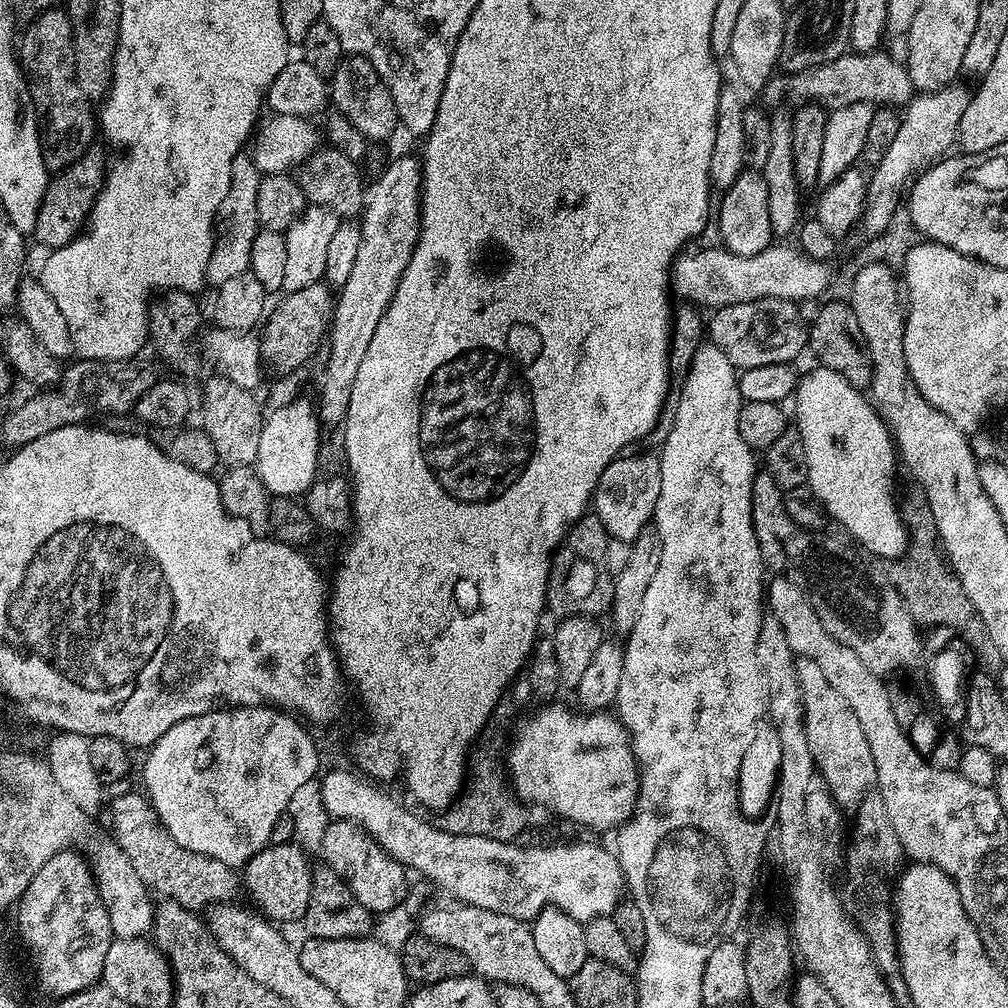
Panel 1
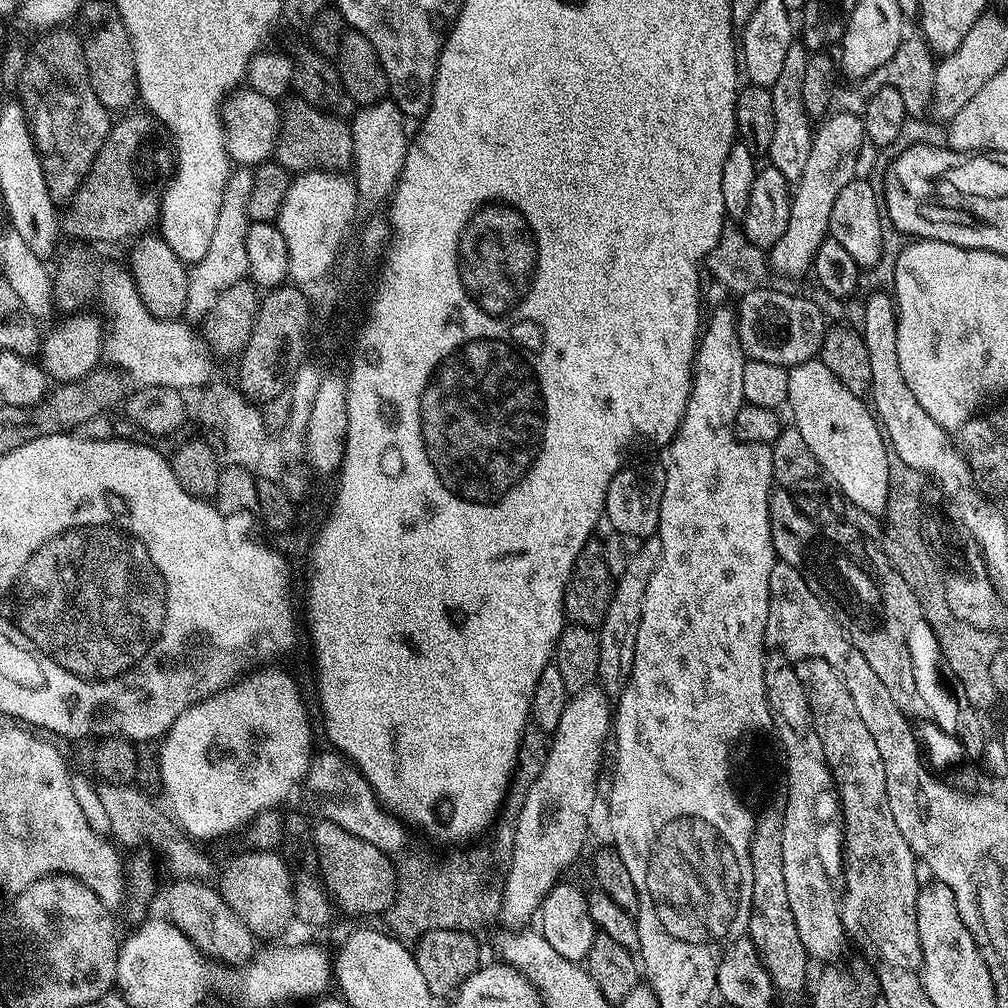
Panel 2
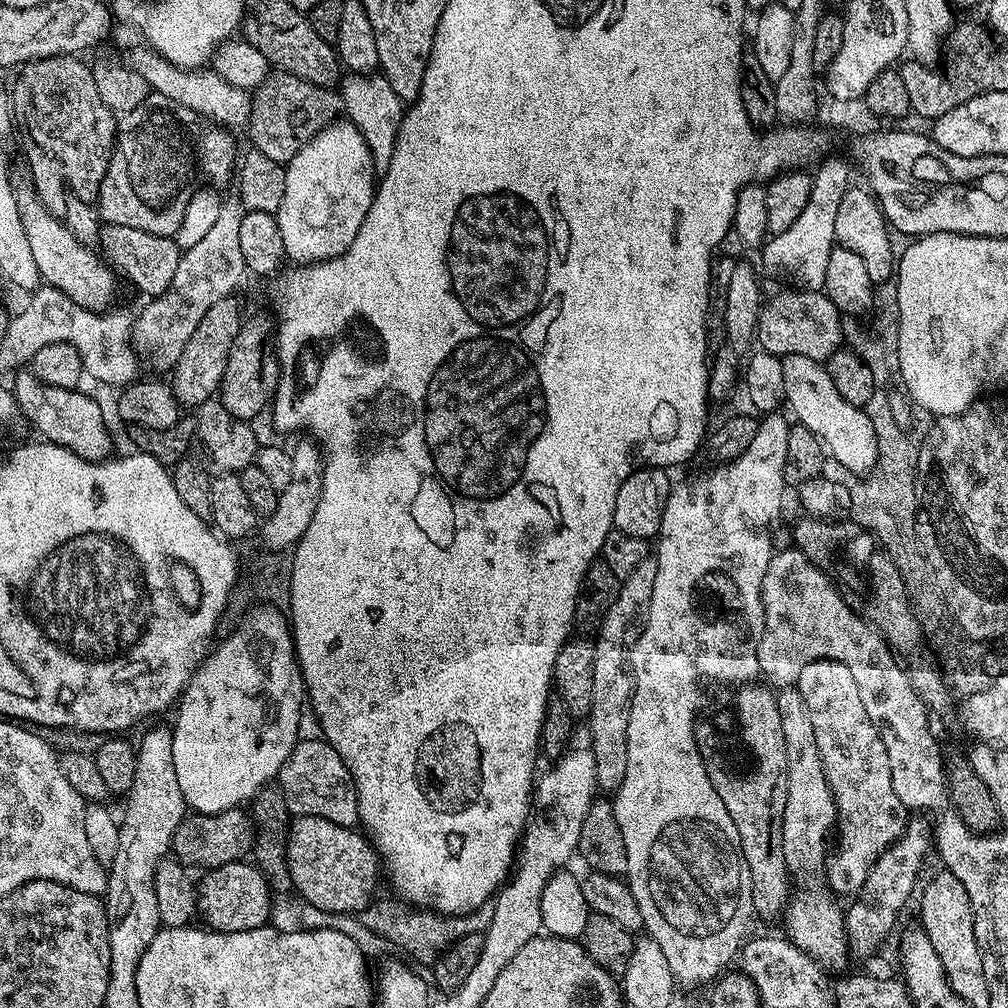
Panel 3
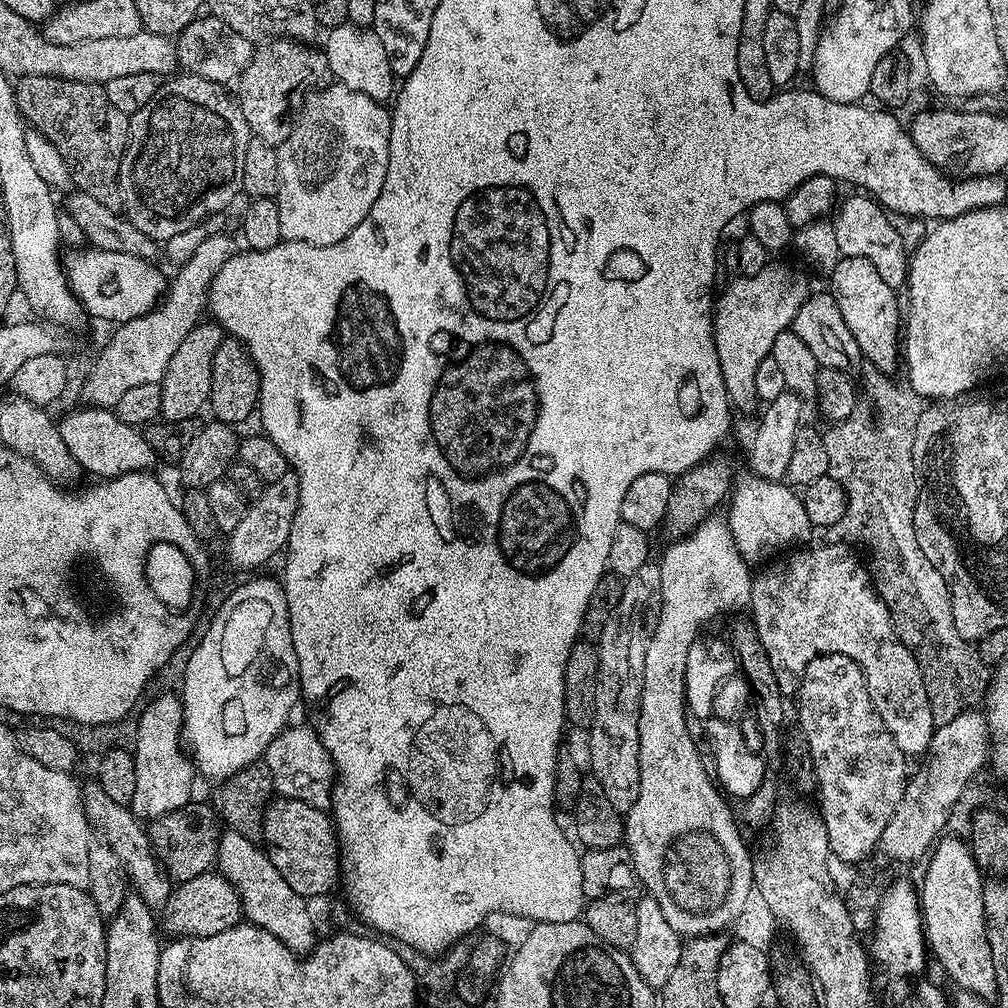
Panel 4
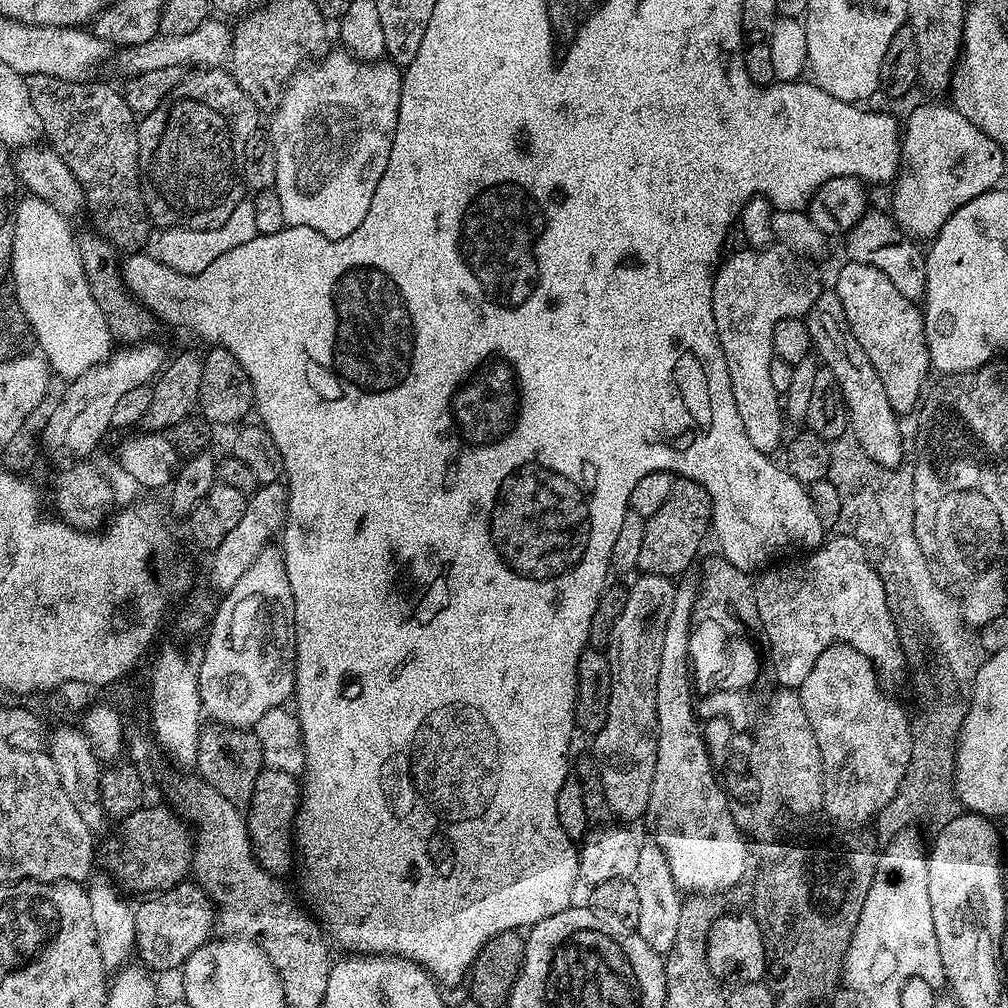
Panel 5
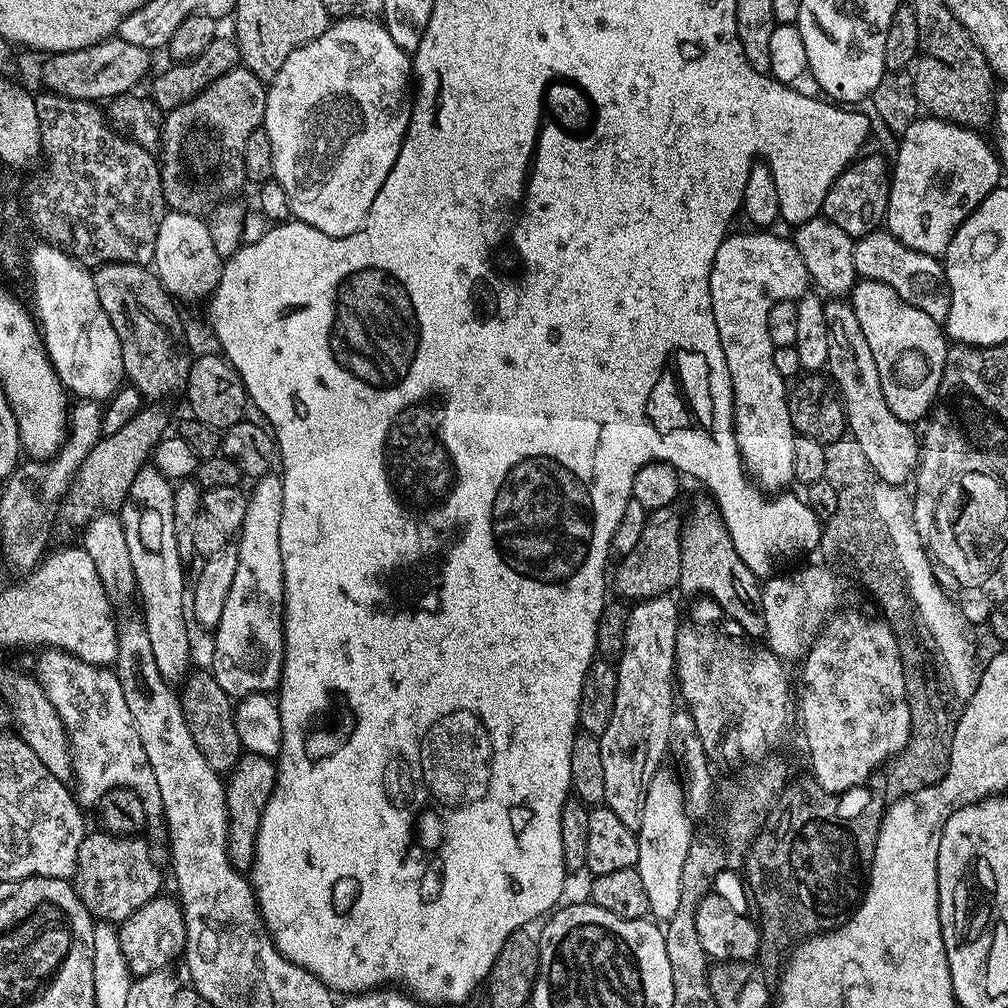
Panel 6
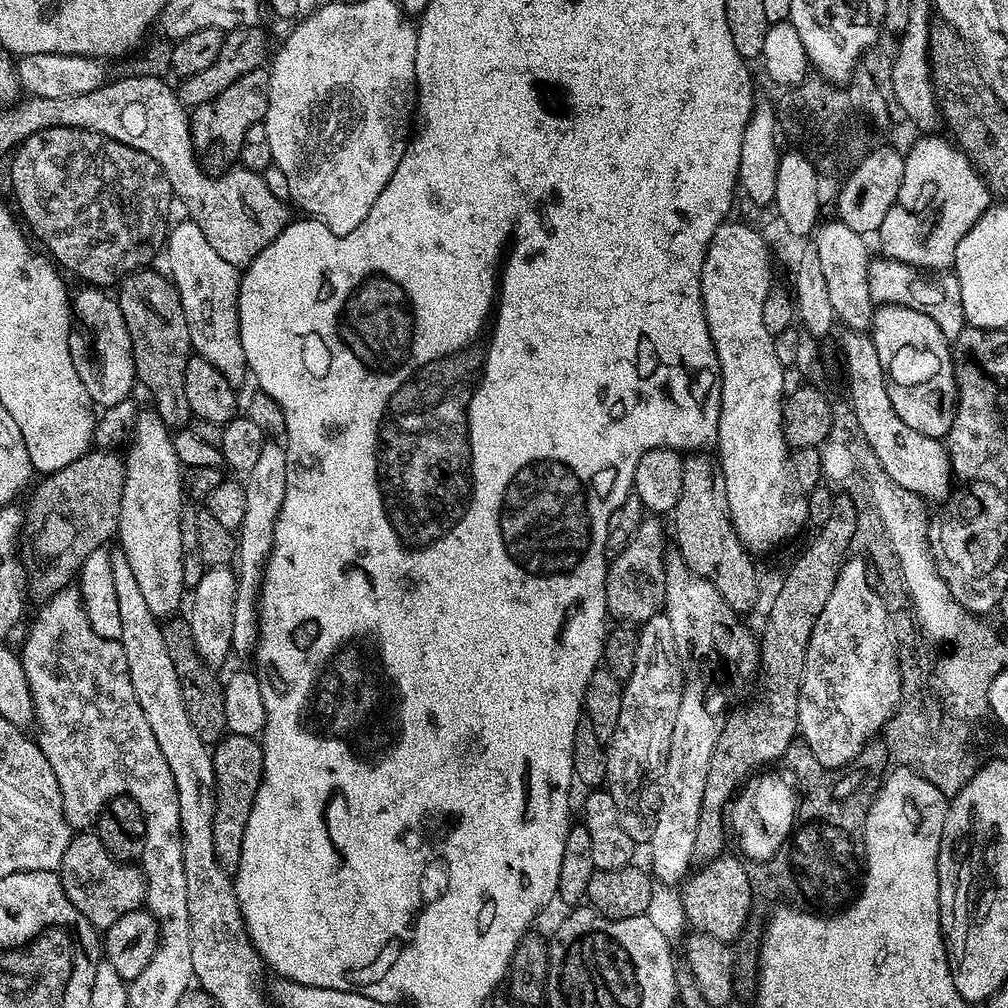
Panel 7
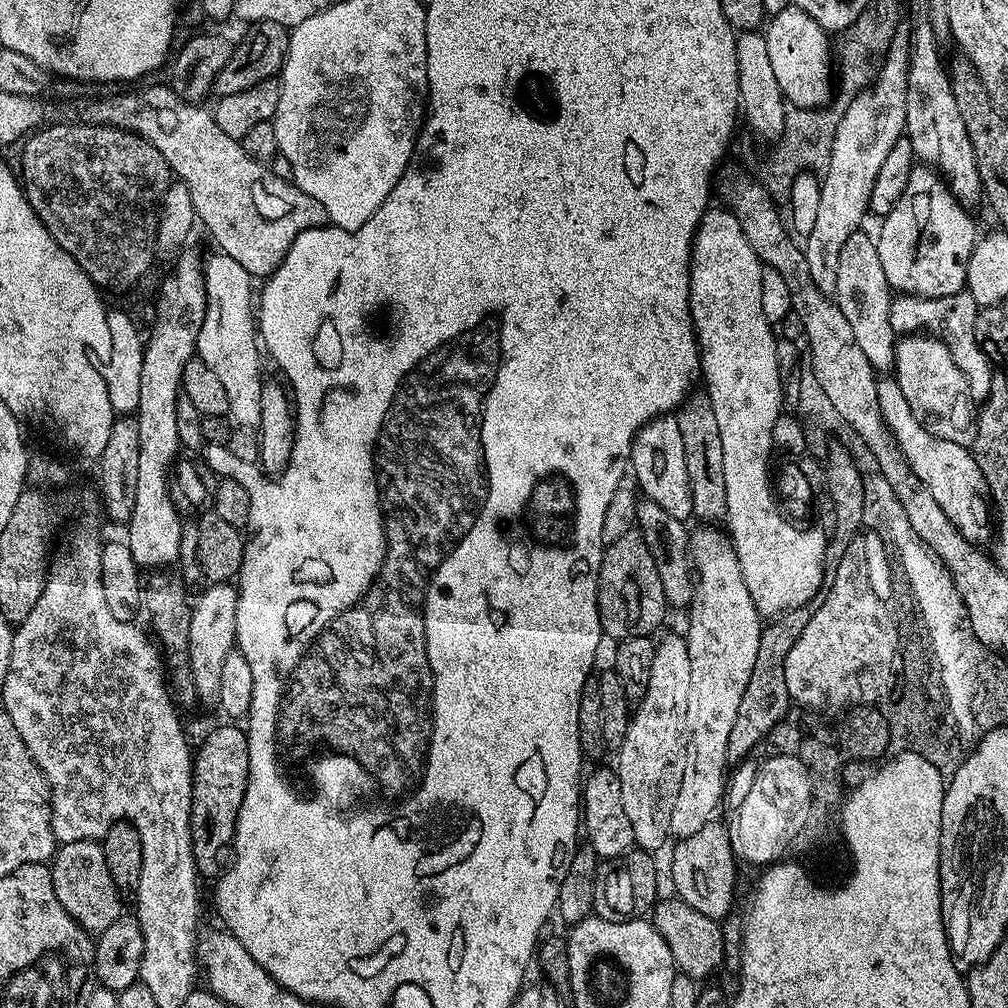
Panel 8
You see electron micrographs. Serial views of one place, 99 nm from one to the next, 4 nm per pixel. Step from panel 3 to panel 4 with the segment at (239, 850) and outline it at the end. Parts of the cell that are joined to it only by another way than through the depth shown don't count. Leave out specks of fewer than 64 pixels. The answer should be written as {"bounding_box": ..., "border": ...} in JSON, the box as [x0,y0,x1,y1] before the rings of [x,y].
{"bounding_box":[147,802,222,882],"border":[[[190,802],[179,812],[171,812],[147,825],[152,848],[169,880],[179,882],[198,878],[198,874],[213,871],[222,835],[222,821],[213,805]]]}

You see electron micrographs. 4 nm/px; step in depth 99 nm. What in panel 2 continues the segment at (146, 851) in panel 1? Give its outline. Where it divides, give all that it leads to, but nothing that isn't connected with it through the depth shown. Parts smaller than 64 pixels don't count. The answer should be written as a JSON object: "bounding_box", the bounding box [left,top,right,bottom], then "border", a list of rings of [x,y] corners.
{"bounding_box":[96,780,212,881],"border":[[[100,780],[96,784],[98,798],[102,798],[102,806],[106,806],[106,814],[110,817],[111,839],[125,849],[136,848],[139,844],[149,844],[150,847],[157,848],[168,863],[169,877],[178,880],[207,881],[208,875],[212,872],[211,858],[196,849],[199,847],[181,831],[163,807],[160,809],[146,793],[139,792],[136,787],[135,783],[115,784],[105,780]]]}

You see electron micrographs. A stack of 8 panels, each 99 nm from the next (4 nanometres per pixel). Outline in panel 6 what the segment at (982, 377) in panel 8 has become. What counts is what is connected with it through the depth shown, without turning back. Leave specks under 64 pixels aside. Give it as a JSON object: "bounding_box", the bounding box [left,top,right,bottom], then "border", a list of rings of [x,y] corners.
{"bounding_box":[853,230,950,322],"border":[[[887,230],[868,232],[853,243],[854,270],[861,280],[884,282],[890,290],[898,290],[901,298],[906,298],[910,306],[918,306],[918,310],[926,310],[930,318],[941,322],[948,317],[950,298],[948,286],[944,283],[944,269],[941,261],[930,254],[922,254],[918,250],[910,250],[910,246],[894,238]]]}

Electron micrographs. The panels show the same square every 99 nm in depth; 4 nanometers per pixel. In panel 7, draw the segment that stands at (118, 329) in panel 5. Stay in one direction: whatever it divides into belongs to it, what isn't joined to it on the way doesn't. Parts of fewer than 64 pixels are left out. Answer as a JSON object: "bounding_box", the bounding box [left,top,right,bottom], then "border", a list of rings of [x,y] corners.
{"bounding_box":[116,268,193,430],"border":[[[147,268],[124,277],[117,291],[116,299],[134,350],[136,379],[150,392],[153,409],[164,424],[170,430],[185,429],[193,419],[185,386],[186,362],[192,355],[192,343],[177,288],[167,275]]]}

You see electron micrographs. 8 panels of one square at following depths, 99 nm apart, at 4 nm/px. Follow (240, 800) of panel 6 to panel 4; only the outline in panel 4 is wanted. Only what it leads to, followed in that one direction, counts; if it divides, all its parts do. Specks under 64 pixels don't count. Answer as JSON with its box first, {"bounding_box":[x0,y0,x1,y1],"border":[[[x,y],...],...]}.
{"bounding_box":[262,796,342,897],"border":[[[280,796],[273,799],[264,812],[264,838],[262,847],[268,853],[270,862],[274,862],[274,867],[282,878],[286,878],[286,883],[290,890],[297,892],[299,896],[310,897],[320,895],[327,897],[332,887],[337,887],[342,876],[342,860],[340,842],[336,835],[336,825],[329,813],[323,808],[315,808],[306,802],[298,802],[294,798]]]}

